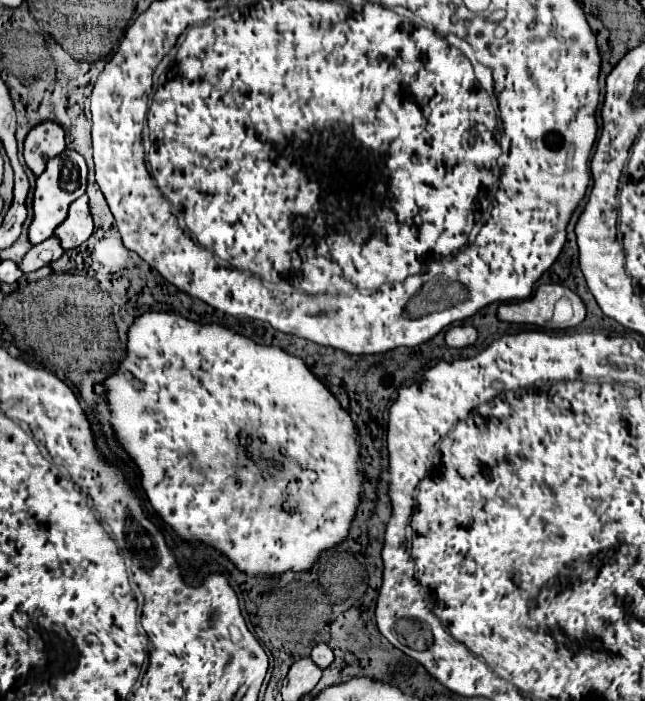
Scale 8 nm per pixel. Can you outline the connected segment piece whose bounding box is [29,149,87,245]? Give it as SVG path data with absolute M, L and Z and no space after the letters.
M63 151L57 157L49 159L47 169L41 177L37 177L35 193L33 193L33 219L29 223L29 241L33 245L49 239L57 225L61 225L67 217L69 205L85 193L87 187L87 163L77 151Z

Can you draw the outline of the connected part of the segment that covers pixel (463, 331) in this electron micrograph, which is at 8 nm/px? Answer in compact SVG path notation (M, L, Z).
M457 325L445 333L445 343L449 347L467 347L475 343L475 339L477 339L477 331L471 325Z

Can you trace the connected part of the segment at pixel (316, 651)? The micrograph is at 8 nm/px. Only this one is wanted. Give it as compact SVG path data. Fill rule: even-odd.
M319 643L319 645L315 645L313 651L311 651L311 659L313 659L321 669L325 669L325 667L329 667L329 665L333 663L333 651L331 651L331 647L329 647L327 643Z

